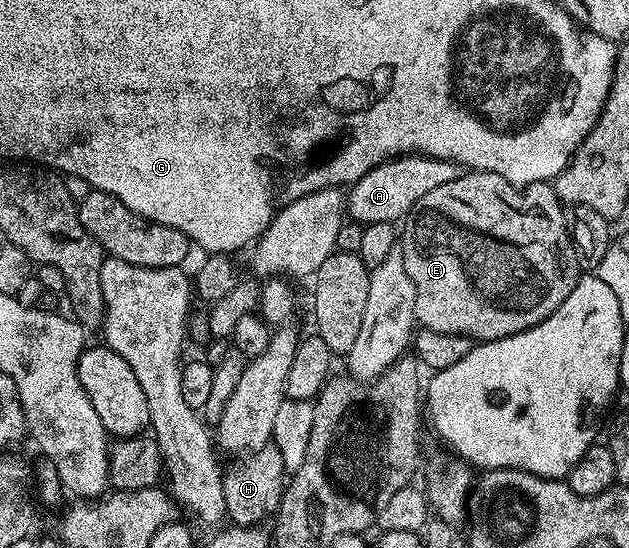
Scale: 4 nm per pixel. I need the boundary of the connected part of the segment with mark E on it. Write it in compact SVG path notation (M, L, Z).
M468 170L461 177L448 181L438 189L425 193L409 214L401 220L401 234L397 239L397 250L403 255L405 270L409 272L409 281L413 281L415 290L415 322L424 331L433 333L457 333L469 337L479 343L488 343L494 339L504 339L510 335L521 333L541 321L545 321L573 293L577 281L581 277L581 268L577 261L577 253L571 244L571 234L567 232L563 212L564 204L555 196L554 186L550 182L530 183L528 187L515 187L505 177L488 171Z

